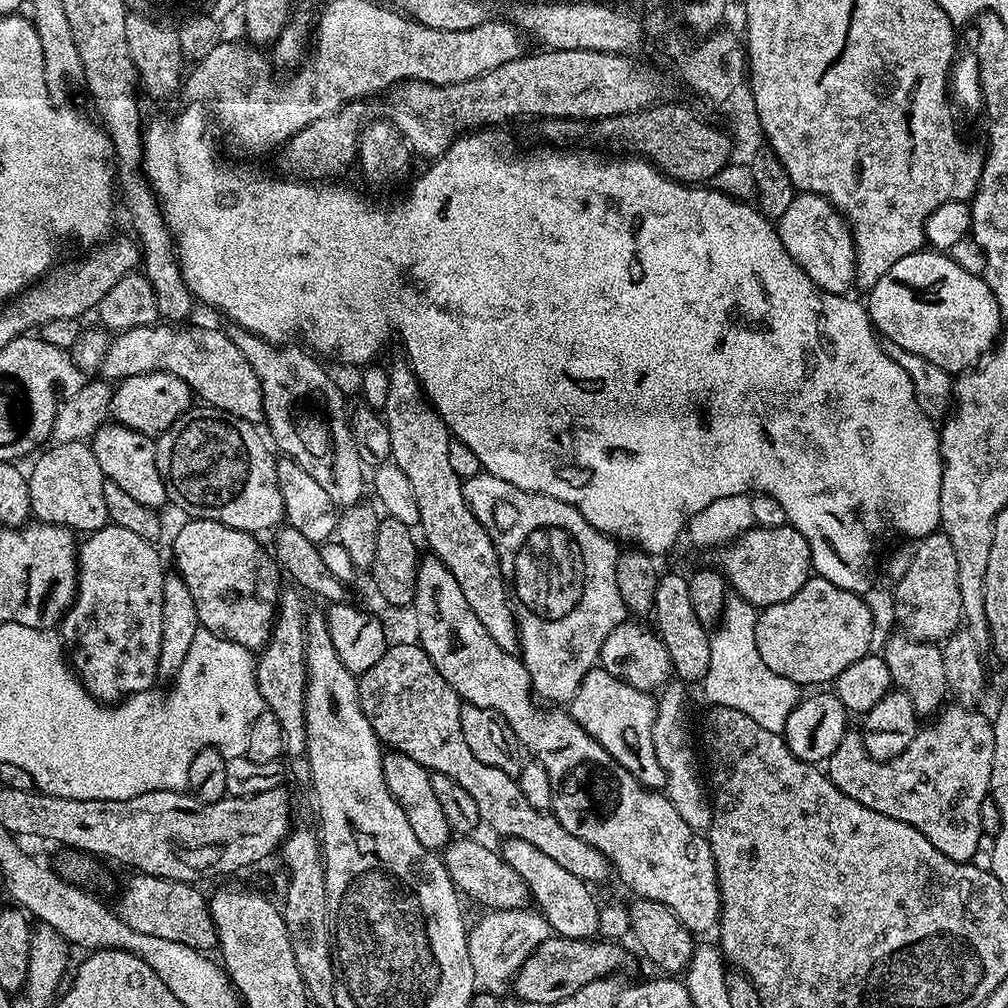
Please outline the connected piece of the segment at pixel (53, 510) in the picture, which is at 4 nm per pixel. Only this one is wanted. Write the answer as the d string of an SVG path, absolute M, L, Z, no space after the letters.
M83 440L53 443L49 452L44 452L36 460L32 473L27 473L29 502L31 513L42 522L55 522L66 528L77 530L82 534L91 534L109 523L106 510L106 494L104 493L105 474L102 466L98 466L98 458L94 458L91 447Z

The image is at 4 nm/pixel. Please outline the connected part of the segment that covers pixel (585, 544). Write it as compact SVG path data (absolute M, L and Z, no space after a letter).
M477 470L469 480L467 477L463 481L463 485L466 502L496 547L500 559L500 575L510 585L511 595L518 608L520 603L519 651L532 675L533 689L541 697L544 695L552 700L571 701L584 673L597 661L607 634L626 620L626 611L615 577L615 564L621 554L617 541L590 526L590 522L582 518L575 505L547 494L527 492L516 484L498 478L492 472Z

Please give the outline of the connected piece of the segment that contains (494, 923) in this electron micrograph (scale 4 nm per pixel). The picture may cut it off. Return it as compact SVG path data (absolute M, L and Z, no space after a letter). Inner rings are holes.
M528 906L493 908L485 912L476 925L467 929L470 962L474 966L477 985L485 992L500 994L507 984L509 987L515 981L516 973L537 944L549 936L550 927L544 915Z

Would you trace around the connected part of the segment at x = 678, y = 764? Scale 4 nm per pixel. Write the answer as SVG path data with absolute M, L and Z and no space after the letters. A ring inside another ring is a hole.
M679 678L669 679L657 695L654 730L654 757L662 766L665 777L664 793L678 816L695 832L703 833L712 824L712 809L707 789L700 786L694 770L694 756L689 746L690 730L686 712L687 683Z

